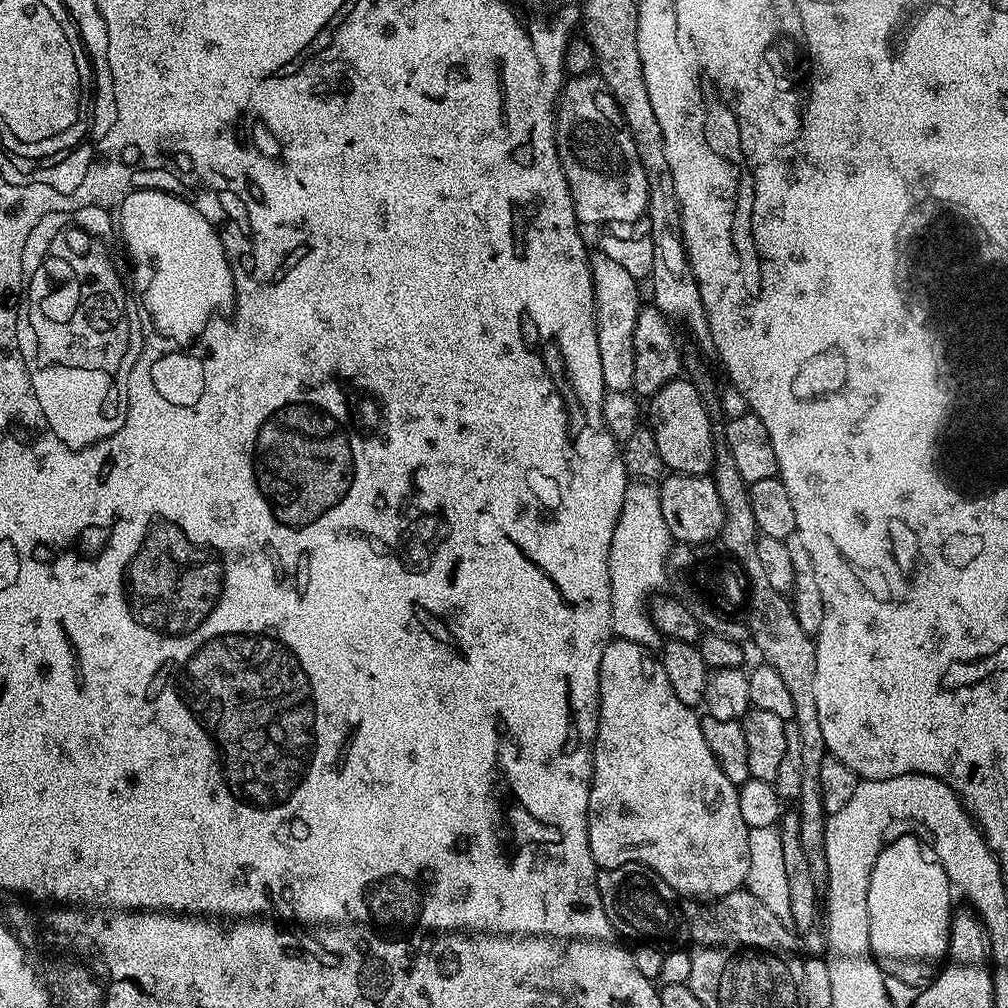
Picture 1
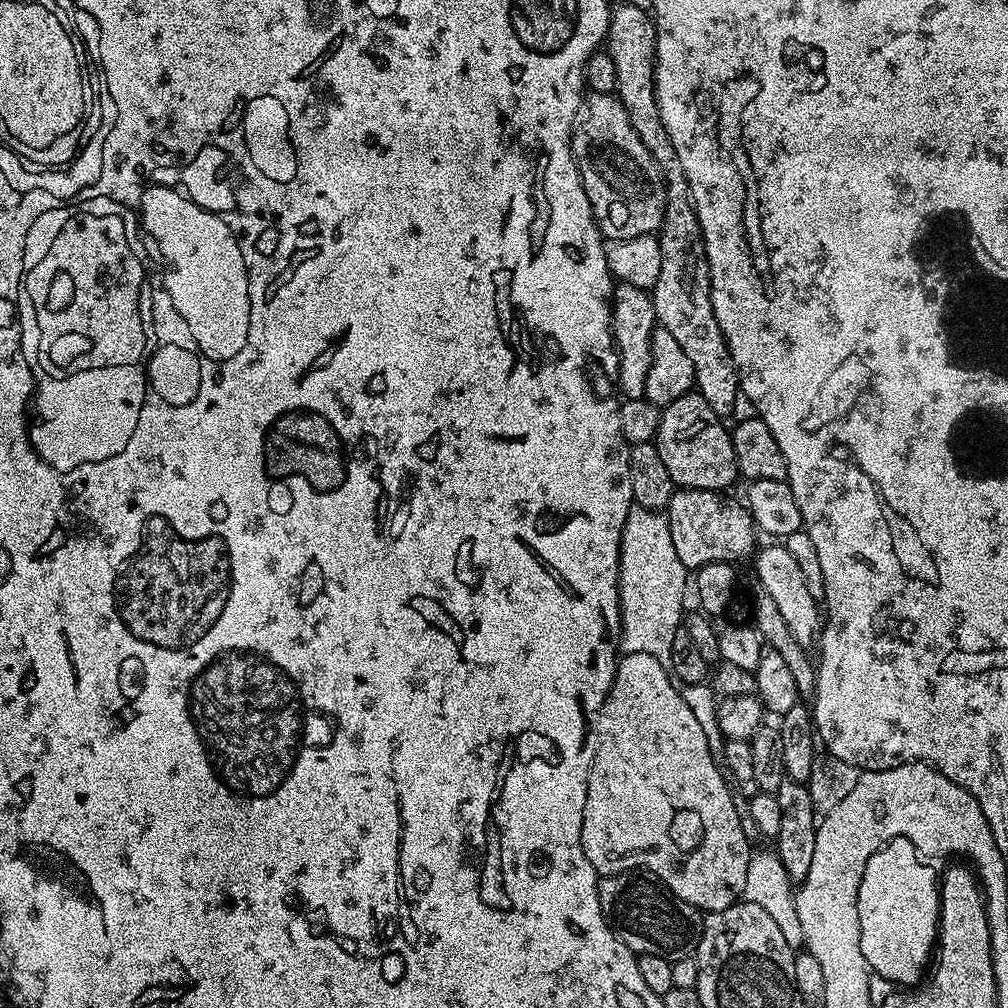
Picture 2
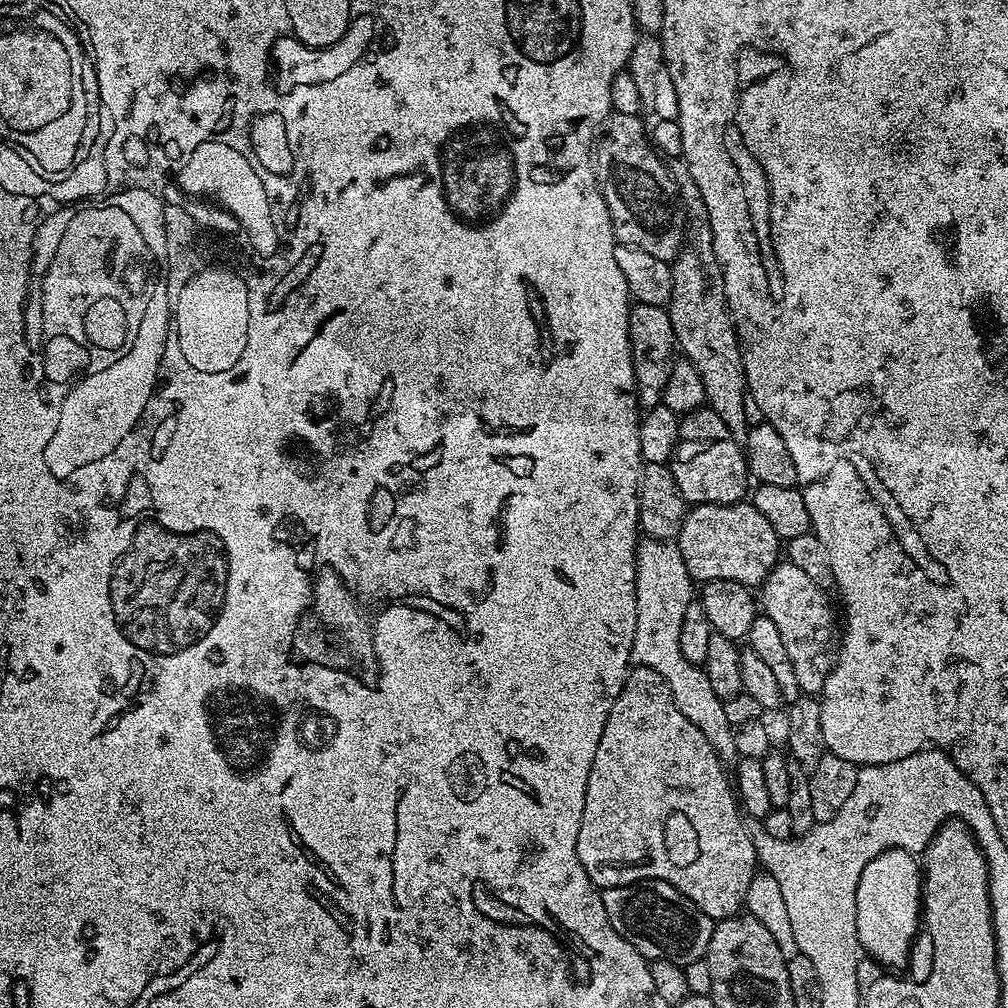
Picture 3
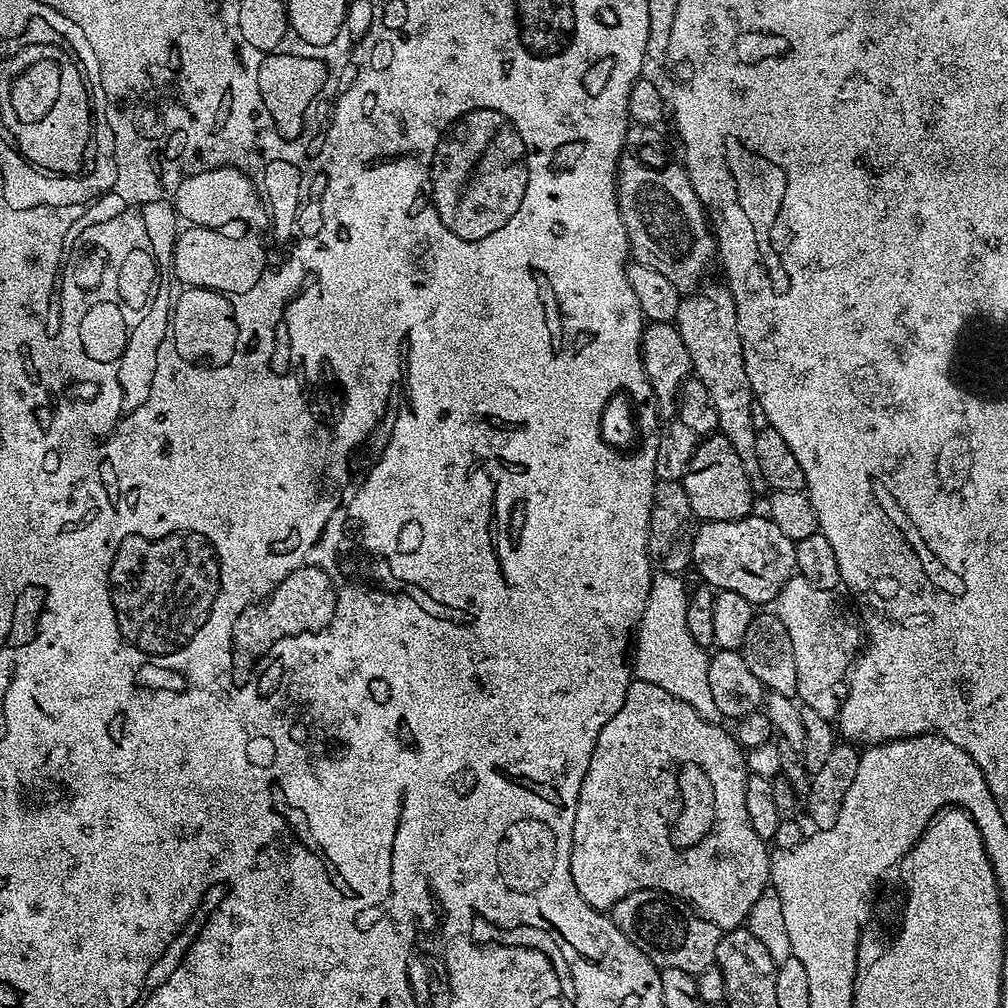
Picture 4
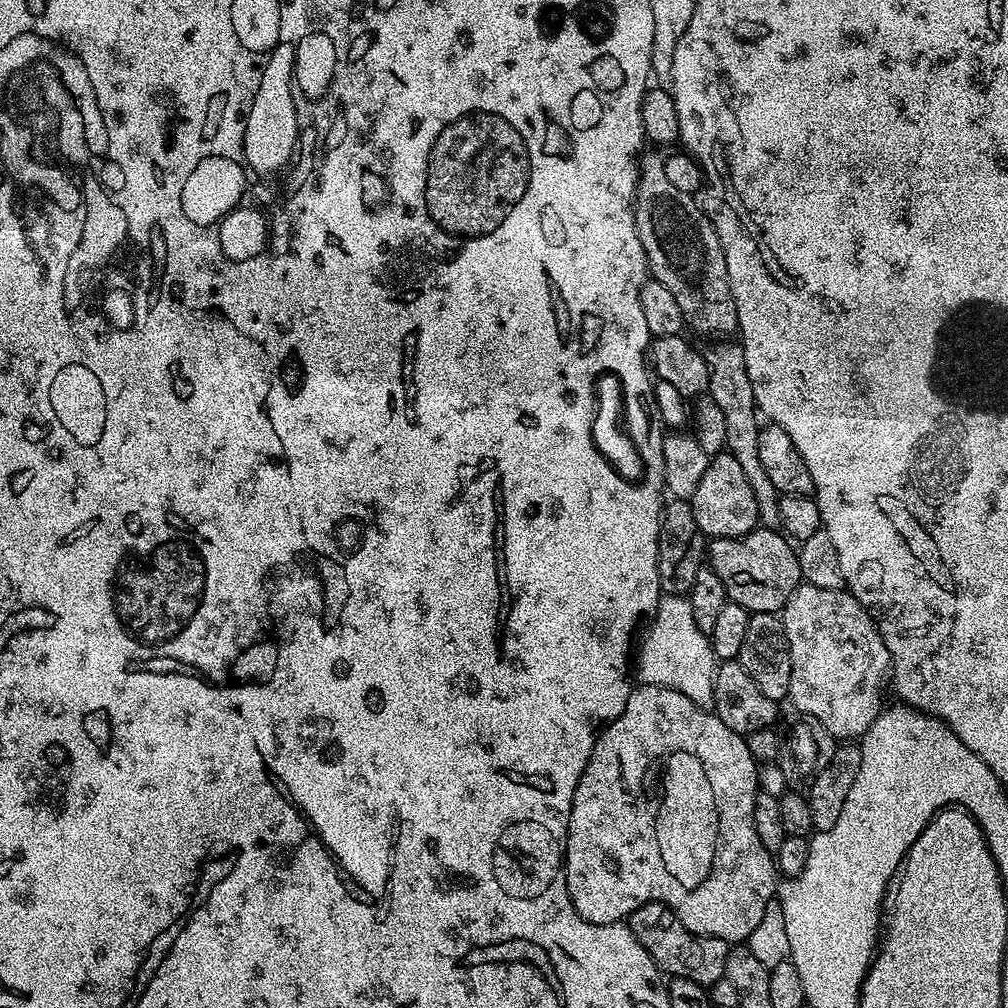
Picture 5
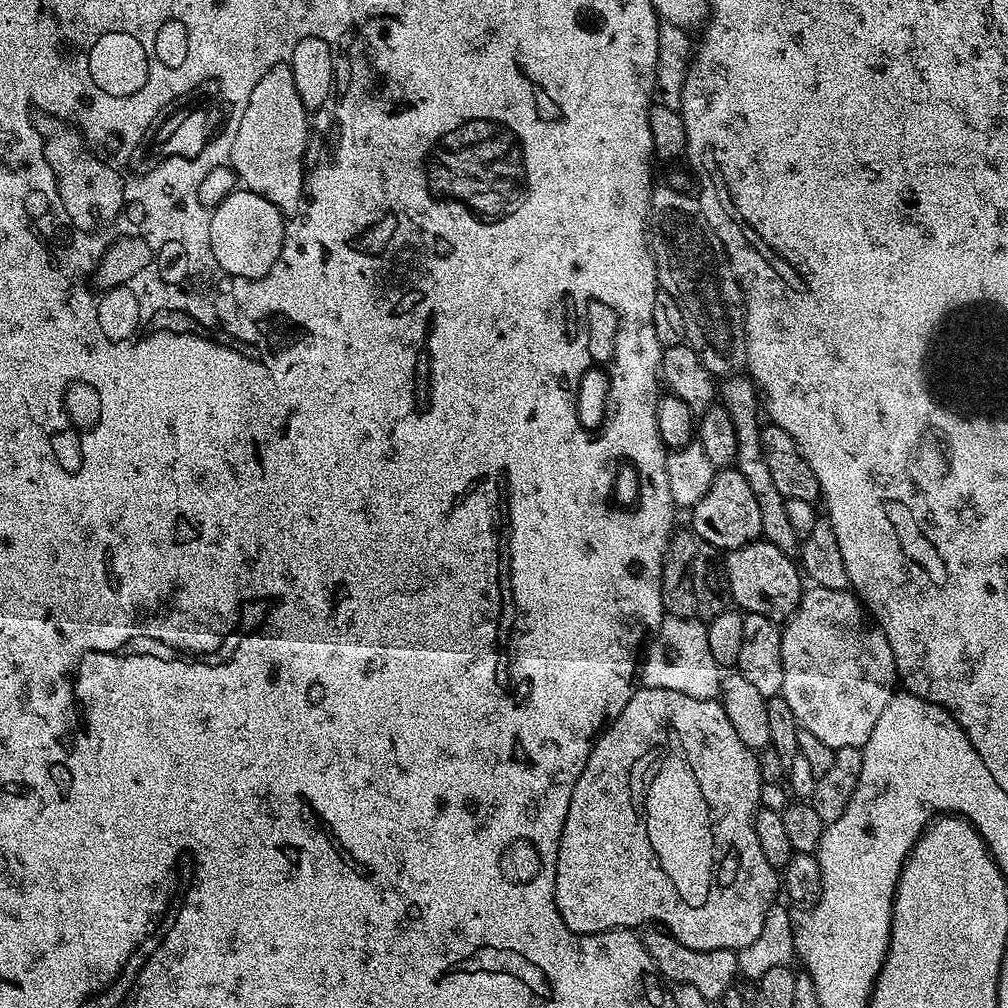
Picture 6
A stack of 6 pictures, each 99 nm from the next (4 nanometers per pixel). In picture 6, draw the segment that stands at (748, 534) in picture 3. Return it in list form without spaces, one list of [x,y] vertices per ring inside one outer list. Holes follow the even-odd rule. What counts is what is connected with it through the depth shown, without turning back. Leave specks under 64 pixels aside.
[[[755,540],[741,548],[731,549],[724,556],[724,569],[728,575],[728,585],[733,601],[745,613],[762,614],[777,622],[787,621],[800,604],[802,572],[797,561],[789,553],[778,550],[768,540]]]

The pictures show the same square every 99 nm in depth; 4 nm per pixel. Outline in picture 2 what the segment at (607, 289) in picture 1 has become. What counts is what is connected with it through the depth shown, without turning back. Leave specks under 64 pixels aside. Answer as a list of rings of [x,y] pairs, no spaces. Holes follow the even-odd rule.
[[[617,283],[612,289],[612,338],[618,349],[618,392],[624,400],[642,400],[652,361],[652,331],[658,326],[654,302],[643,288]]]

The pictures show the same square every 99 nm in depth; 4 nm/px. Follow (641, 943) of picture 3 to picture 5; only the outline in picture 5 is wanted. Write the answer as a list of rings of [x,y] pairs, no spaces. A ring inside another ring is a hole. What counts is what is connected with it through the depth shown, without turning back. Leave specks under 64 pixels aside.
[[[651,900],[638,906],[638,910],[632,912],[626,923],[634,938],[642,942],[646,954],[650,954],[650,958],[661,973],[669,977],[690,978],[705,986],[710,986],[724,977],[726,958],[730,951],[728,941],[709,936],[695,936],[693,932],[686,930],[686,926],[682,926],[682,922],[672,910],[660,901]]]

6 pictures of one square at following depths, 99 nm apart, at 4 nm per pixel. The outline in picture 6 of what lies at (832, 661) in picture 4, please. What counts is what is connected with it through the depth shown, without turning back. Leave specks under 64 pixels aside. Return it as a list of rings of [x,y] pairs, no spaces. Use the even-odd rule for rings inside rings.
[[[815,586],[809,587],[801,595],[800,604],[796,607],[795,612],[788,617],[780,633],[782,642],[782,690],[780,695],[783,696],[786,703],[789,704],[790,710],[794,710],[794,718],[801,728],[810,730],[810,734],[815,734],[826,746],[831,748],[859,748],[863,749],[866,738],[870,738],[870,733],[874,730],[874,725],[882,715],[882,710],[886,710],[886,702],[894,695],[898,688],[898,673],[896,670],[896,659],[894,650],[890,650],[890,642],[886,634],[873,621],[871,615],[866,611],[863,604],[851,591],[848,590],[826,590]]]

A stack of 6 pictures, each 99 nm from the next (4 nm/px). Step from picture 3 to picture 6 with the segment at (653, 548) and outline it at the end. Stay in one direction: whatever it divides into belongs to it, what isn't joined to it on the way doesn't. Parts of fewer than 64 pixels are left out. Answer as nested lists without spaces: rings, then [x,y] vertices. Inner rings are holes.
[[[665,615],[642,656],[643,687],[678,690],[678,694],[686,694],[689,698],[717,699],[720,694],[722,667],[710,654],[707,634],[708,624],[699,618]]]

